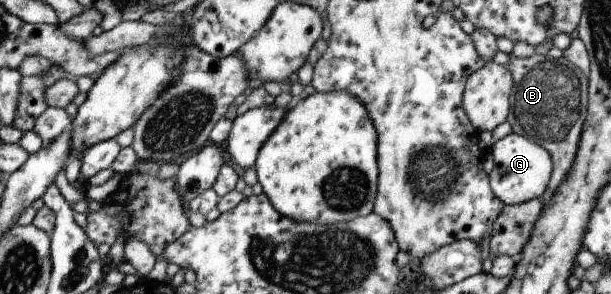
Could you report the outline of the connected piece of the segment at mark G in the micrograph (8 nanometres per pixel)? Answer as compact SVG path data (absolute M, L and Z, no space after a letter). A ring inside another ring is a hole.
M510 132L488 149L493 157L493 167L487 174L489 186L500 202L513 206L533 199L540 199L551 176L551 157L536 141Z

